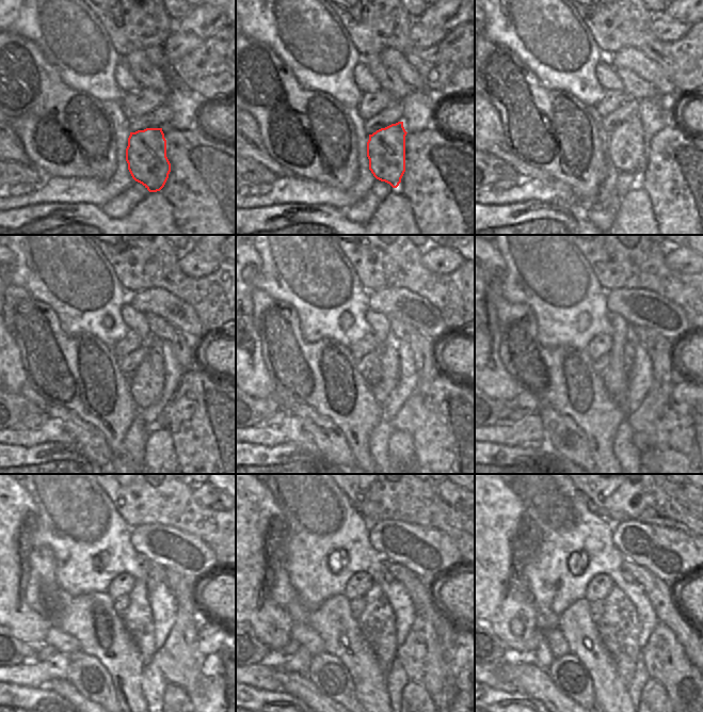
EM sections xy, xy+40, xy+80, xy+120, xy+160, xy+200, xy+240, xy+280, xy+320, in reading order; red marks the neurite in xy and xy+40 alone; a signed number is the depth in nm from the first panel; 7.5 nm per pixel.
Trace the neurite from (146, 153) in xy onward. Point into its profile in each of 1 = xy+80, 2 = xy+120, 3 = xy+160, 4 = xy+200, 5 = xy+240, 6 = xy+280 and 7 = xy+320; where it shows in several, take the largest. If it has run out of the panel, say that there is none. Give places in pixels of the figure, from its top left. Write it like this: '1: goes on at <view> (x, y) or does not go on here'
1: goes on at xy+80 (626, 151)
2: goes on at xy+120 (147, 382)
3: goes on at xy+160 (381, 391)
4: goes on at xy+200 (628, 349)
5: goes on at xy+240 (150, 584)
6: goes on at xy+280 (388, 578)
7: goes on at xy+320 (627, 578)

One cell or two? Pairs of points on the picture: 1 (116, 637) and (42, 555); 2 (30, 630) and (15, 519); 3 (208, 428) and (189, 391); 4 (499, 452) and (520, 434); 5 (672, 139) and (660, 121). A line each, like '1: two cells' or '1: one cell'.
1: one cell
2: one cell
3: one cell
4: two cells
5: two cells

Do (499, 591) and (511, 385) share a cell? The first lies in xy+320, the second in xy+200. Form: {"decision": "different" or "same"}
{"decision": "same"}

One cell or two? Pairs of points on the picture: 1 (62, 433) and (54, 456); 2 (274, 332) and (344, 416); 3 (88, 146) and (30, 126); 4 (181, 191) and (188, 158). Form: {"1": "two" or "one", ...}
{"1": "two", "2": "one", "3": "one", "4": "one"}

